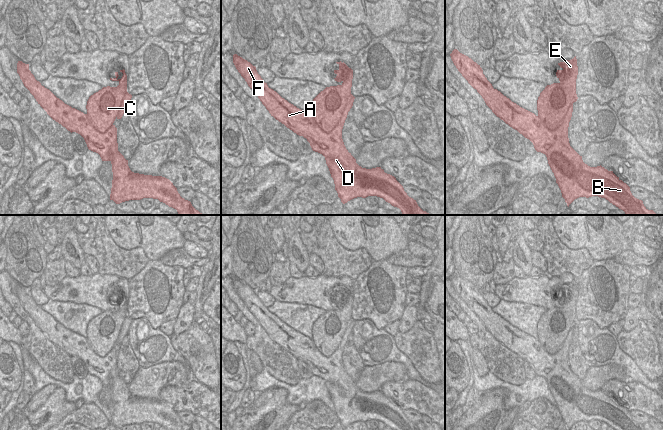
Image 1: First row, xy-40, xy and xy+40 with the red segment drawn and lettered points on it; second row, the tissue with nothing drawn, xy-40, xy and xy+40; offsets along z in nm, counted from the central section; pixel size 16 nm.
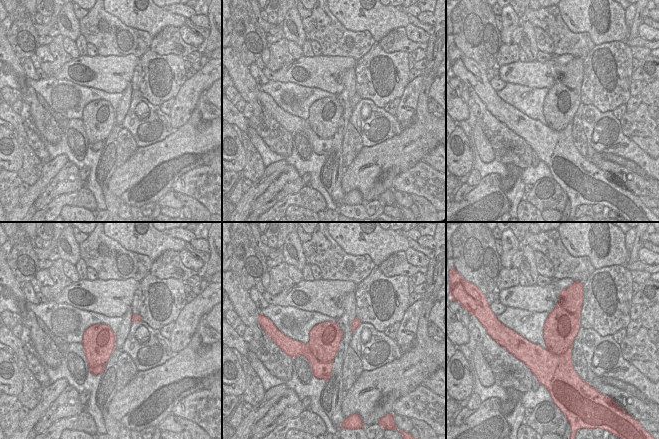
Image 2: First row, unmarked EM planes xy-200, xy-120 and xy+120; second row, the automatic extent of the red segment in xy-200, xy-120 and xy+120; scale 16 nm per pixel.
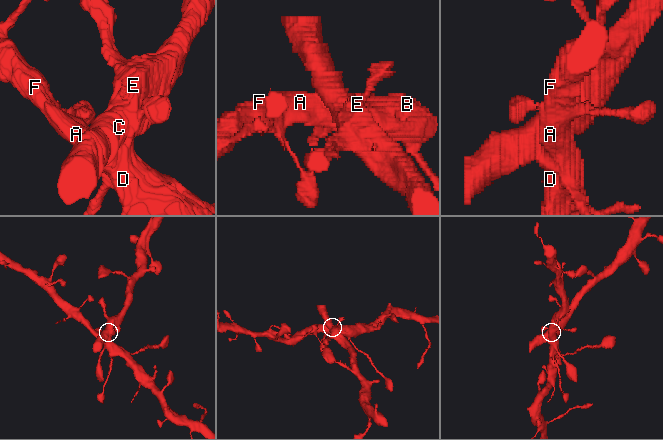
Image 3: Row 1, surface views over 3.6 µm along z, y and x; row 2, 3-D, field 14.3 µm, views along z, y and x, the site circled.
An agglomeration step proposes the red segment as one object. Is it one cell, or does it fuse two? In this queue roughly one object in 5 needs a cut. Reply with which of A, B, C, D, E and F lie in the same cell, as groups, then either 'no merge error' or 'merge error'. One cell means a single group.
A B D F / C E | merge error

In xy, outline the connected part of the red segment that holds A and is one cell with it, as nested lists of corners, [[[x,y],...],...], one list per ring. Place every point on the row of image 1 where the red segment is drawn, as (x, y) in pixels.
[[[233,55],[233,63],[248,86],[258,96],[271,116],[310,143],[313,151],[325,157],[335,190],[343,204],[362,197],[377,196],[401,210],[402,215],[430,215],[423,211],[416,200],[409,197],[403,186],[381,167],[362,168],[346,149],[342,129],[355,97],[349,96],[342,116],[335,128],[325,133],[313,116],[297,108],[269,88],[250,62]]]

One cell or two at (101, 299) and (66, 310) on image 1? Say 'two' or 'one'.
two

